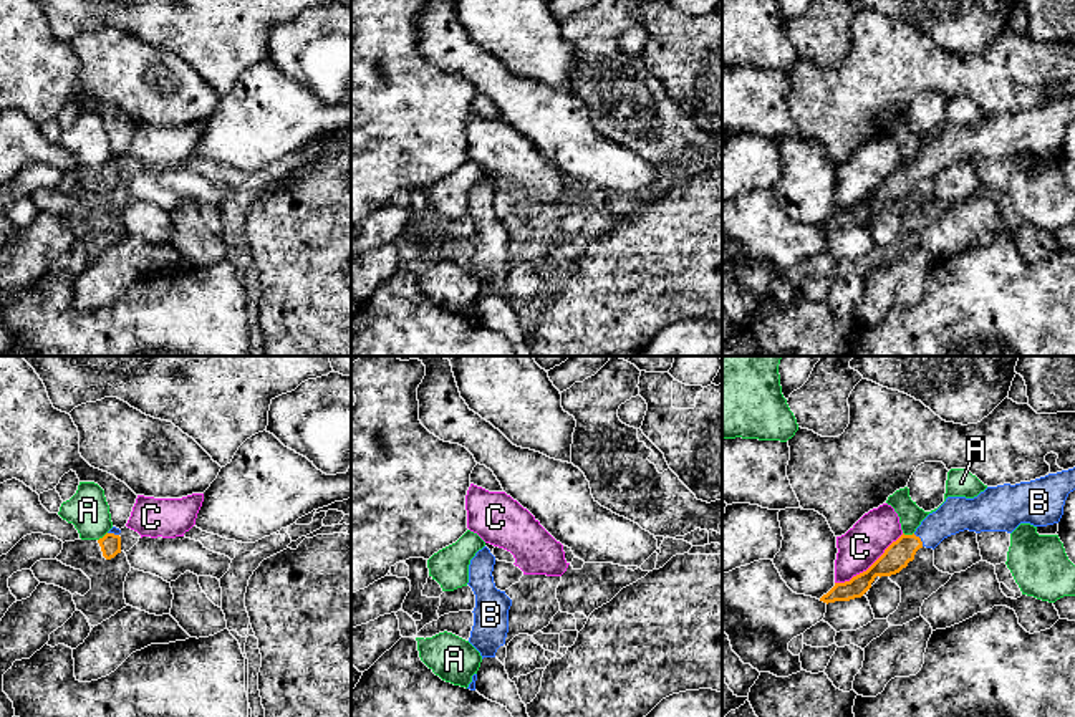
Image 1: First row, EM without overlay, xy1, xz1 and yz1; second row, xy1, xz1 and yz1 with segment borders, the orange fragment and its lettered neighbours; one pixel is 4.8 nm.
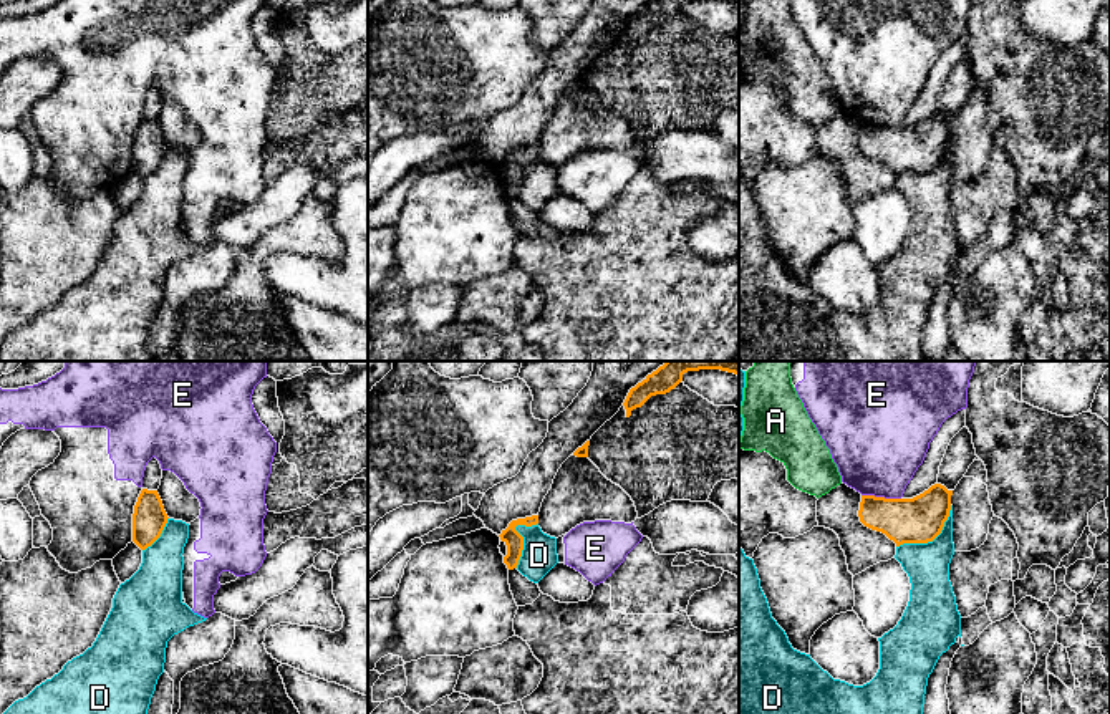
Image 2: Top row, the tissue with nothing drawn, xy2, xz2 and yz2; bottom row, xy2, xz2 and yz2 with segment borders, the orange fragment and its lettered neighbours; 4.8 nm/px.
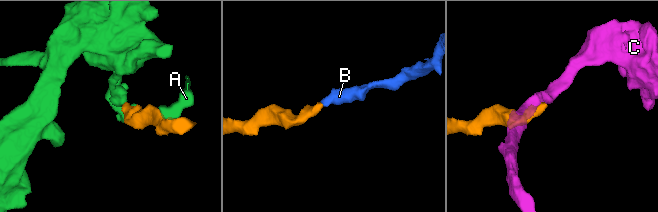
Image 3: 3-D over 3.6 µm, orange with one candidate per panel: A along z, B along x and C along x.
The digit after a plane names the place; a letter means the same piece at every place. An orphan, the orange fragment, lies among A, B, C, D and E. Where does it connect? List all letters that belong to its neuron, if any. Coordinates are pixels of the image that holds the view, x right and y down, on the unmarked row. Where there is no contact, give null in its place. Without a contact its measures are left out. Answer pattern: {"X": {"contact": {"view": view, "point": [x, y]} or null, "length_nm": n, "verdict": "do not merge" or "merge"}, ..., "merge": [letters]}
{"A": {"contact": {"view": "yz1", "point": [908, 164]}, "length_nm": 60, "verdict": "do not merge"}, "B": {"contact": {"view": "yz1", "point": [920, 168]}, "length_nm": 80, "verdict": "merge"}, "C": {"contact": {"view": "yz1", "point": [870, 196]}, "length_nm": 420, "verdict": "do not merge"}, "D": {"contact": {"view": "yz2", "point": [931, 169]}, "length_nm": 340, "verdict": "do not merge"}, "E": {"contact": {"view": "yz2", "point": [882, 126]}, "length_nm": 190, "verdict": "do not merge"}, "merge": ["B"]}

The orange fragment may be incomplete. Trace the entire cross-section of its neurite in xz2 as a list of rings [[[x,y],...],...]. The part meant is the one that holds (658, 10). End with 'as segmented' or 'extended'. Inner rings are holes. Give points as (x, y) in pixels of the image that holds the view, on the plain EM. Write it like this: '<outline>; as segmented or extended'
[[[653,0],[641,12],[630,18],[623,35],[626,46],[631,40],[641,36],[651,25],[666,23],[674,18],[688,0]]]; as segmented

